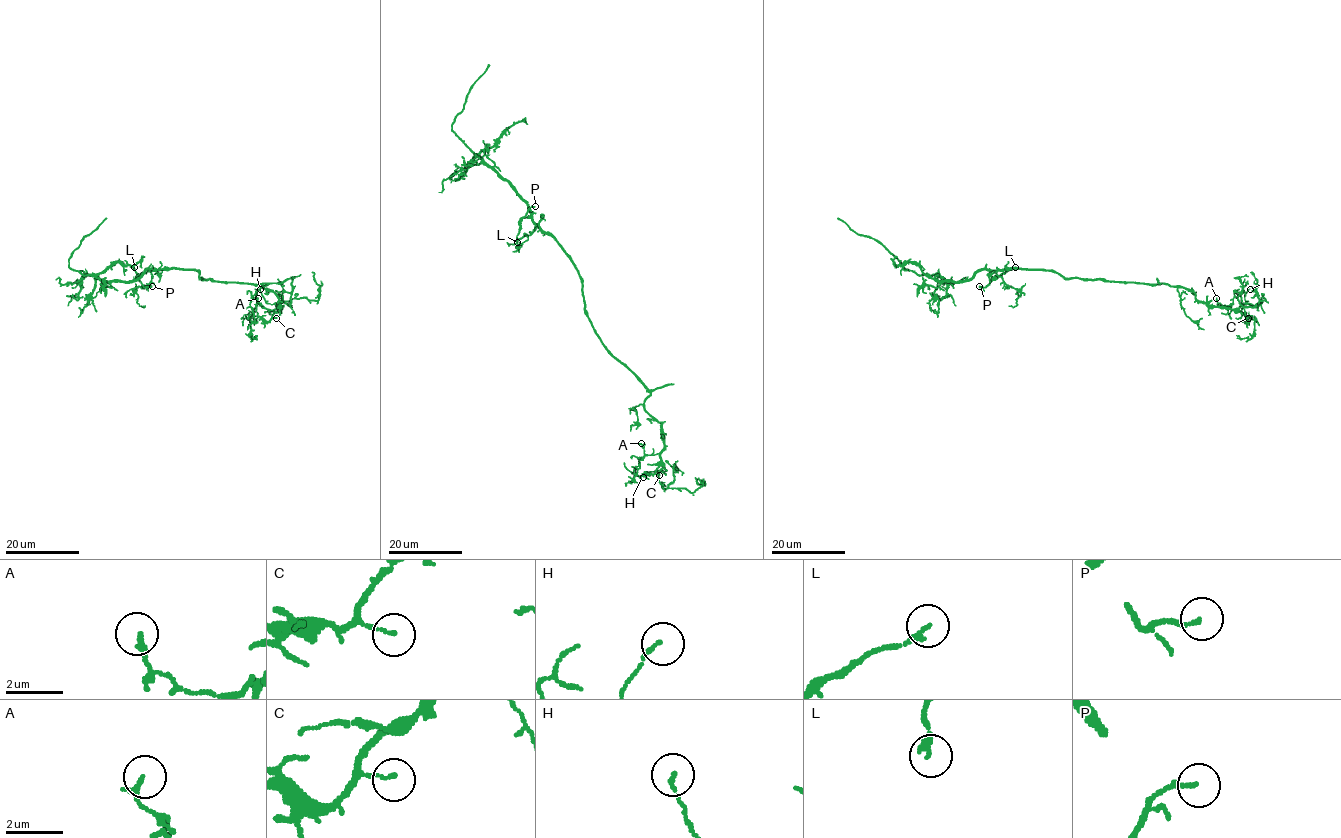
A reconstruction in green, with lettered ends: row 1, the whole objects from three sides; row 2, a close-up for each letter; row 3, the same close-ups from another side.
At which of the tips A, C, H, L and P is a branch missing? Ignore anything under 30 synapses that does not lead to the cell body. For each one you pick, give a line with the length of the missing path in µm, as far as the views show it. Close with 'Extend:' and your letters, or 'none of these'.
Extend: none of these

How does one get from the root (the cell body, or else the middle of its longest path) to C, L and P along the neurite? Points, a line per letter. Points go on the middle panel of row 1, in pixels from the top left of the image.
C: (584, 296), (585, 314), (602, 344), (650, 392), (644, 408), (662, 424), (664, 449), (655, 472), (659, 475)
L: (584, 296), (579, 271), (570, 257), (530, 217), (521, 218), (517, 242)
P: (584, 296), (579, 271), (563, 248), (530, 217), (521, 218), (535, 206)

